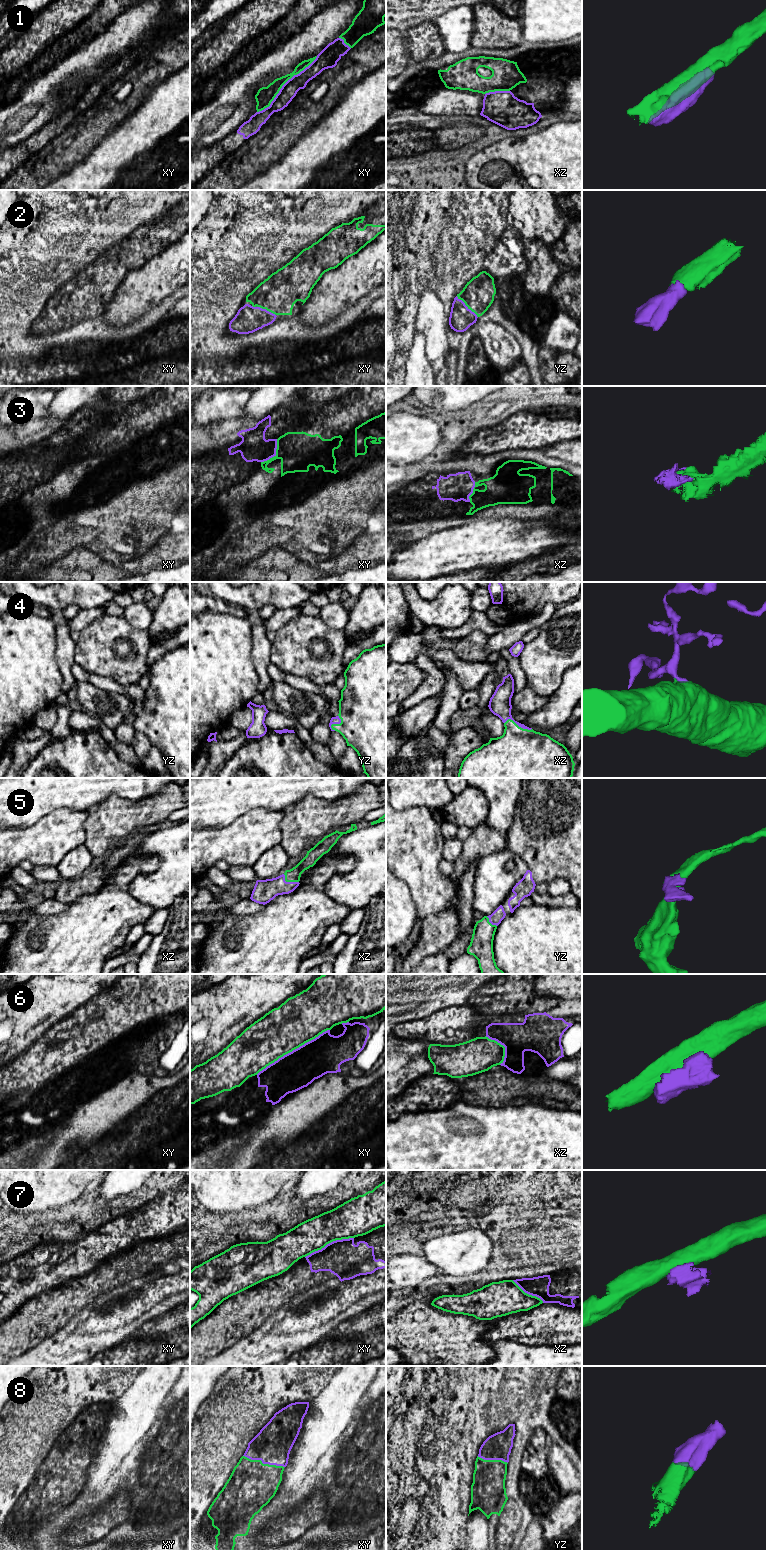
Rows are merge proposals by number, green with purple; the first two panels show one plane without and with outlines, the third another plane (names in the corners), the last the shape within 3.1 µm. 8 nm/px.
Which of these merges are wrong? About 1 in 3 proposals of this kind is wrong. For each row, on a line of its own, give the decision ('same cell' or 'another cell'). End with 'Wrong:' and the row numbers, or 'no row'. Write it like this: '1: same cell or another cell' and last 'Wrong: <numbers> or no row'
1: another cell
2: same cell
3: another cell
4: same cell
5: same cell
6: another cell
7: another cell
8: same cell
Wrong: 1, 3, 6, 7

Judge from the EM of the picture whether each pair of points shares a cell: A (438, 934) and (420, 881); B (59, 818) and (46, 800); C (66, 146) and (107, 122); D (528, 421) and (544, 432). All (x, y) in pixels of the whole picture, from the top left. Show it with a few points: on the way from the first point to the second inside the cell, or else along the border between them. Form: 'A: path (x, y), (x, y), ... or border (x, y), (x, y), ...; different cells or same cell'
A: border (451, 901), (444, 910), (431, 913), (420, 920); different cells
B: border (77, 809), (56, 809), (42, 816), (34, 824); different cells
C: path (76, 140), (97, 122); same cell
D: path (532, 425), (540, 431); same cell

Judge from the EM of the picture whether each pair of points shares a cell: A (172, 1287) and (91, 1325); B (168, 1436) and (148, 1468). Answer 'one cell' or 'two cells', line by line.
A: one cell
B: one cell

